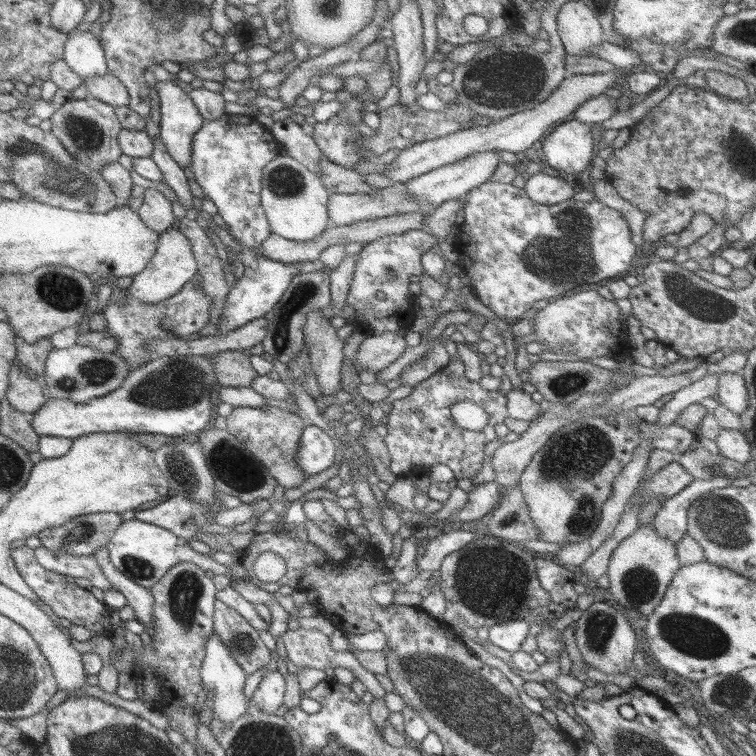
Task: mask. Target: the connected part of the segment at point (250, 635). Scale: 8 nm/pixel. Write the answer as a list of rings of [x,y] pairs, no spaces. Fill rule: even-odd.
[[[220,600],[215,604],[213,628],[214,634],[248,676],[271,661],[272,654],[260,639],[259,632]]]

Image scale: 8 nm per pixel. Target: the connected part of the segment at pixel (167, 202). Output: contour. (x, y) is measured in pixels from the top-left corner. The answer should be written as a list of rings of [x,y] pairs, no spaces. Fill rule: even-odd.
[[[147,188],[142,200],[143,203],[137,213],[148,228],[162,233],[172,227],[174,224],[172,202],[164,193],[155,188]]]

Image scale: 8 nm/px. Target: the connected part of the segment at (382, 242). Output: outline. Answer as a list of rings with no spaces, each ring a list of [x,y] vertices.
[[[408,230],[398,236],[376,239],[363,245],[345,302],[355,310],[354,324],[372,335],[410,327],[419,309],[416,299],[408,291],[410,276],[424,274],[422,255],[428,250],[438,249],[438,239],[422,230]]]

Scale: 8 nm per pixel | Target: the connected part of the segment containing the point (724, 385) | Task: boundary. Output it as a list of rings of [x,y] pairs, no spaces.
[[[725,372],[719,376],[718,390],[714,398],[720,405],[740,416],[746,410],[748,395],[744,377],[740,372]]]

